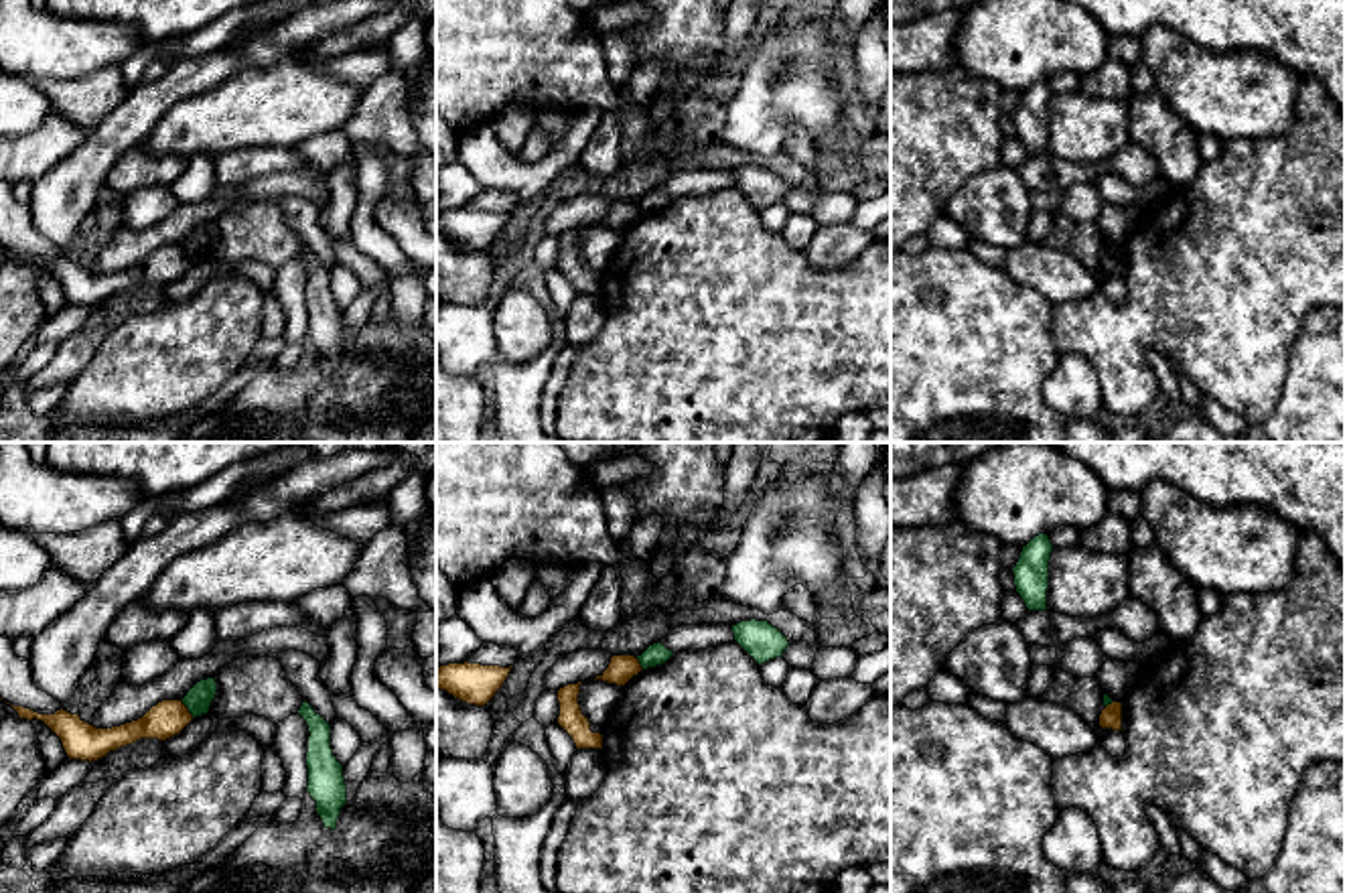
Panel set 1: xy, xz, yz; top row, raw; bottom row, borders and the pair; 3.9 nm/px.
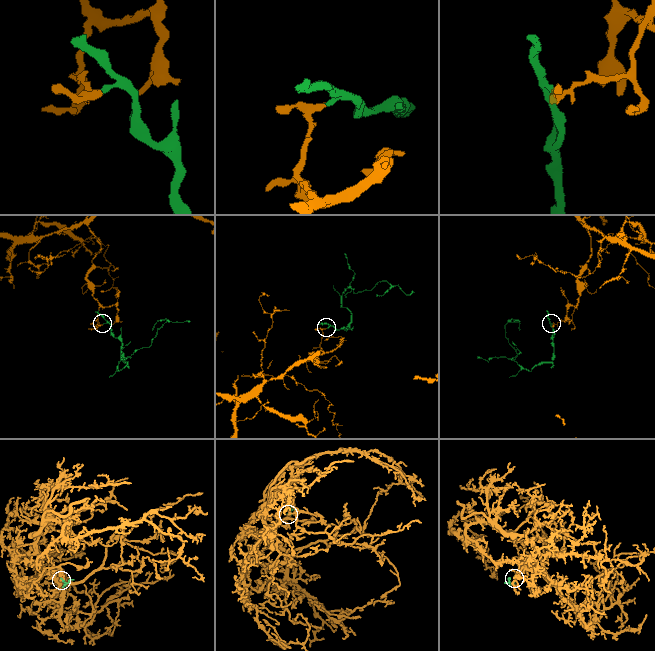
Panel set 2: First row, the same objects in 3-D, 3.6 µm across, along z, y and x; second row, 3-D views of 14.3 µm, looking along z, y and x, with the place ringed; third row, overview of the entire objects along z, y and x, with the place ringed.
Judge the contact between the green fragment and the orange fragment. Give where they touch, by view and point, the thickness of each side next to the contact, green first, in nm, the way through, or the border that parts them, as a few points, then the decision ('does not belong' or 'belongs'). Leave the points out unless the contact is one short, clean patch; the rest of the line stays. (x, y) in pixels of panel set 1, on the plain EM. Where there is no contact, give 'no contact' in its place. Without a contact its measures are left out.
xy (187, 252) | 100/140 nm | along xy (181, 246), (193, 262) | does not belong

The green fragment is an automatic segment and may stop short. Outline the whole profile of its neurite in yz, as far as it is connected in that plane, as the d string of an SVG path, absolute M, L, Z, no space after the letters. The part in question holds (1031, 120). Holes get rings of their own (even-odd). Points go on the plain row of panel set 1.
M1047 79L1022 91L1014 118L1014 132L1029 156L1047 156L1049 106L1053 89Z

